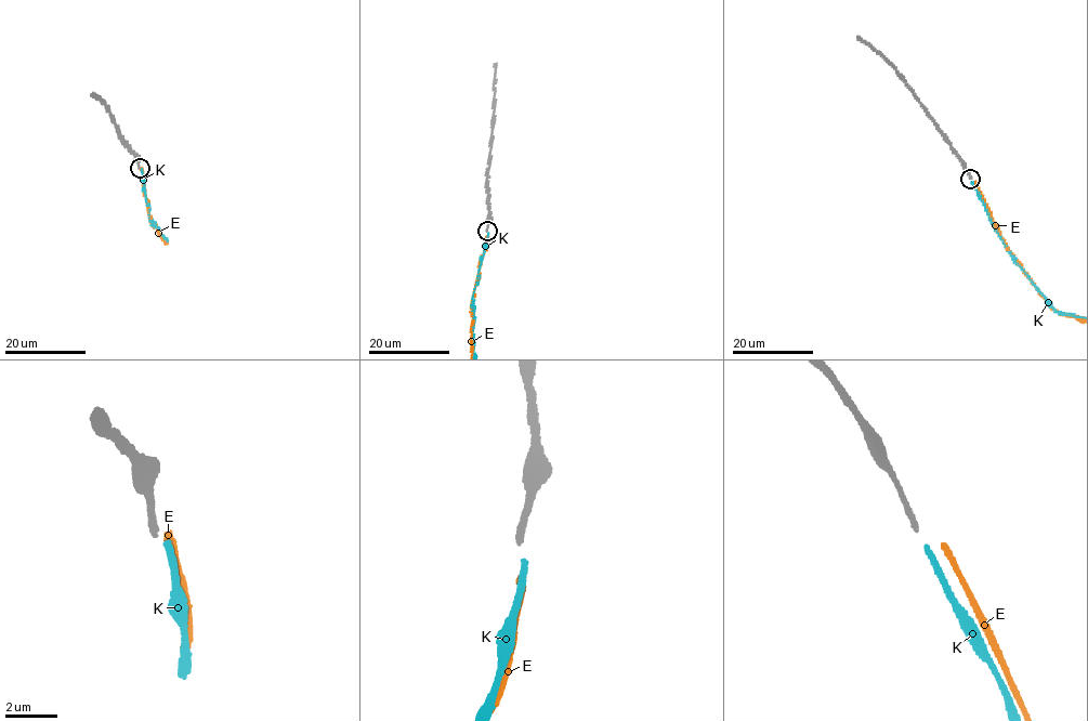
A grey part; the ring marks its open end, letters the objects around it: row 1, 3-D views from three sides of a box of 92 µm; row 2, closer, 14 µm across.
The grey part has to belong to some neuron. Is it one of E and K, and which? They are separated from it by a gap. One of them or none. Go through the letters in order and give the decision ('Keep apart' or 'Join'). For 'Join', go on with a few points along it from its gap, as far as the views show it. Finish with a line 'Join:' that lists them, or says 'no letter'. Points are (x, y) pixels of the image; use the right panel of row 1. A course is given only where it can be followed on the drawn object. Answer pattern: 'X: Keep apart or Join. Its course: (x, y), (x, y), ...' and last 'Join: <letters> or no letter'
E: Keep apart
K: Join
Join: K

